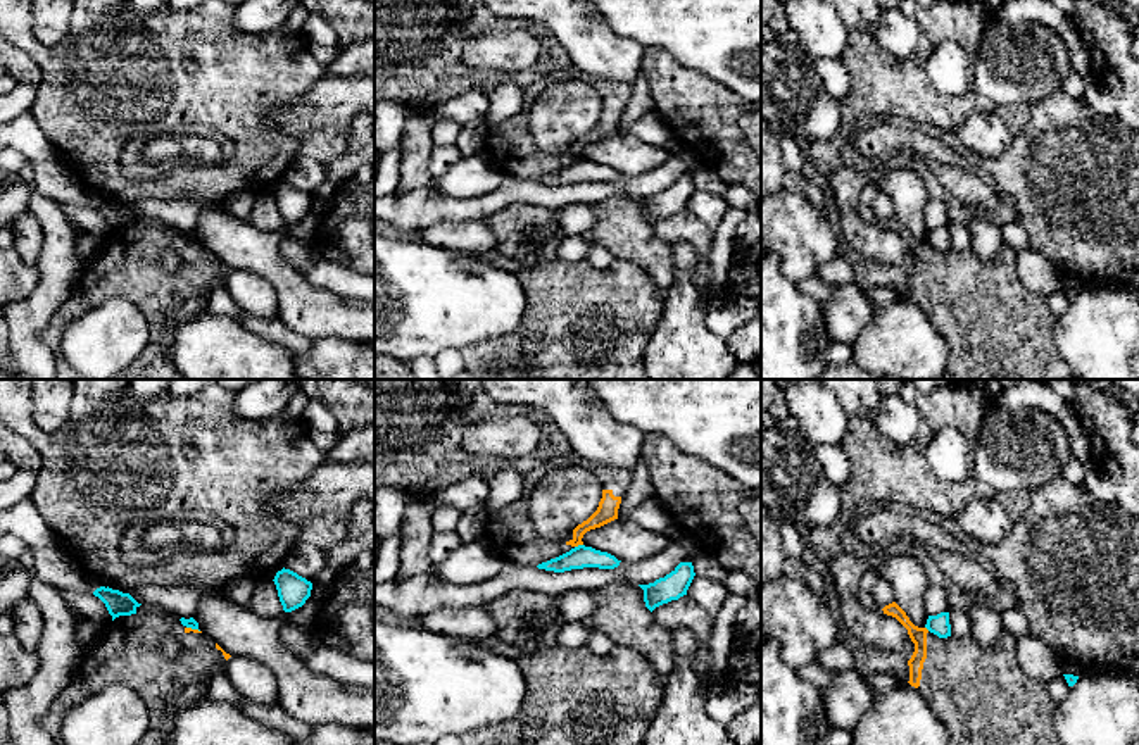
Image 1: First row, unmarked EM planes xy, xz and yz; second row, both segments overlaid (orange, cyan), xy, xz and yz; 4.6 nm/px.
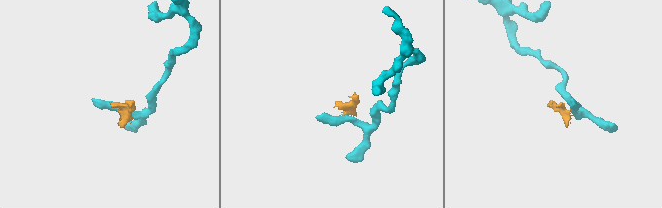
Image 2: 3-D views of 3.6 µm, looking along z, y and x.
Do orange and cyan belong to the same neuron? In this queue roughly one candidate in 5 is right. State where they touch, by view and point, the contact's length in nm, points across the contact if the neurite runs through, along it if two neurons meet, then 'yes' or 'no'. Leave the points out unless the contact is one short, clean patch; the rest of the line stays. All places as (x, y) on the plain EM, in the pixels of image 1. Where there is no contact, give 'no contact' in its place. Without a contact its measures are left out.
meets orange in xz at (578, 157); contact 40 nm long; no

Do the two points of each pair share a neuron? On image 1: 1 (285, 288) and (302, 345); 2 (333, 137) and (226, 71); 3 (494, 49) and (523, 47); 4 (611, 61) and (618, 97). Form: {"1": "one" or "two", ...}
{"1": "two", "2": "two", "3": "one", "4": "two"}

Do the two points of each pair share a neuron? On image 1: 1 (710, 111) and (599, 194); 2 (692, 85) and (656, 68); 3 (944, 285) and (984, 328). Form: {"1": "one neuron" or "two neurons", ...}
{"1": "two neurons", "2": "one neuron", "3": "one neuron"}

